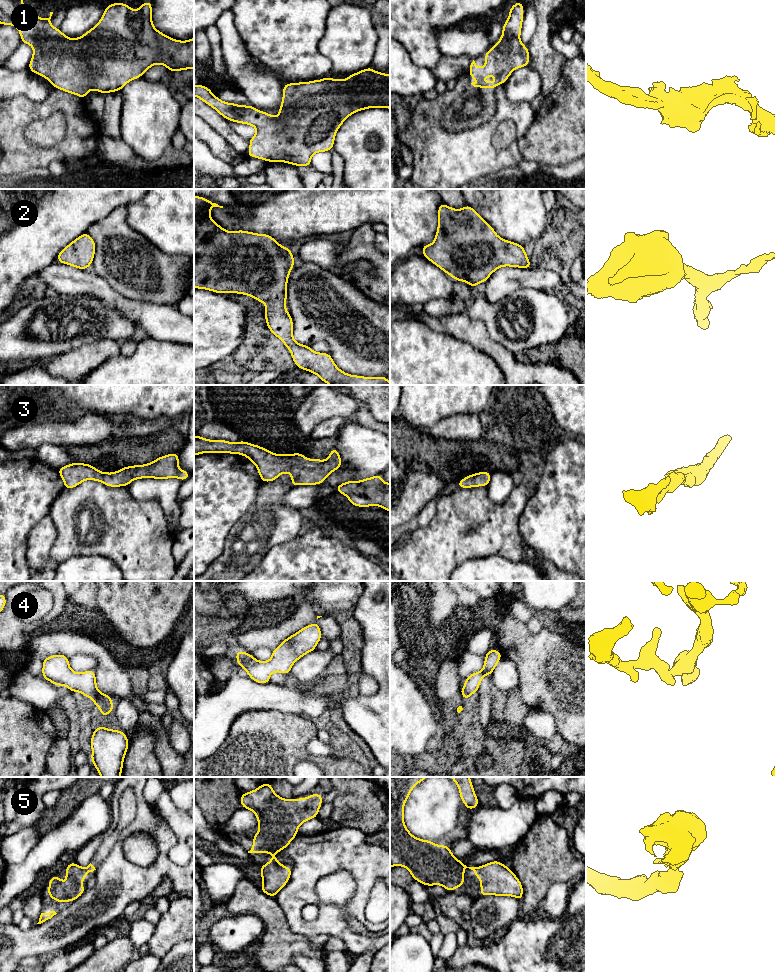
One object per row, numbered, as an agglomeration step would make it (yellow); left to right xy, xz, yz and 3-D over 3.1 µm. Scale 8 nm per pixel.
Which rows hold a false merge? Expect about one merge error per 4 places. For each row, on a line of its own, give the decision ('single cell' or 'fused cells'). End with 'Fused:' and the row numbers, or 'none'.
1: single cell
2: single cell
3: single cell
4: single cell
5: single cell
Fused: none

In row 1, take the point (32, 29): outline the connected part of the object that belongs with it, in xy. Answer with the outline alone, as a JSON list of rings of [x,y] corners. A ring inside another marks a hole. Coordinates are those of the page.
[[[0,0],[0,24],[15,26],[19,30],[22,43],[34,48],[27,68],[45,77],[54,88],[84,99],[90,90],[103,94],[120,91],[130,81],[142,77],[155,64],[164,65],[173,73],[178,70],[186,71],[188,68],[194,70],[194,37],[181,41],[158,31],[152,22],[152,1],[142,3],[135,11],[122,2],[107,5],[99,22],[79,38],[64,35],[59,28],[54,28],[50,20],[52,14],[50,12],[50,17],[43,19],[24,6],[22,0]]]

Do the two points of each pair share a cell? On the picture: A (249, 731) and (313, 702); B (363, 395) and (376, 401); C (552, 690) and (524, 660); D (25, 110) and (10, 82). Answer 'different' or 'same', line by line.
A: different
B: same
C: same
D: different

